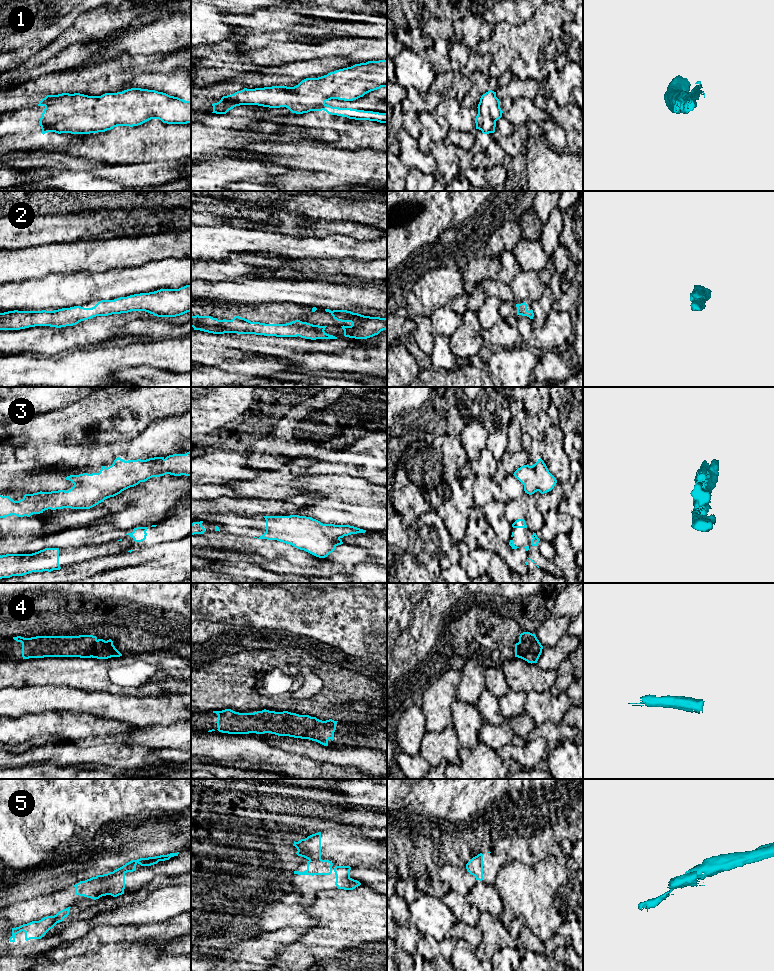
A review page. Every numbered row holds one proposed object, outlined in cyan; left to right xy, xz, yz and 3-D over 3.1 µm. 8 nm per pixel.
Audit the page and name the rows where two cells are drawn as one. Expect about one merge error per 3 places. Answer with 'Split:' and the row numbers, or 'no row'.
Split: 3, 5

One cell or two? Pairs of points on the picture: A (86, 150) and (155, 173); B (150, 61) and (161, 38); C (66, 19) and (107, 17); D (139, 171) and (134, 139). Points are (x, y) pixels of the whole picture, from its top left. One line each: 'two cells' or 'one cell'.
A: two cells
B: two cells
C: two cells
D: two cells

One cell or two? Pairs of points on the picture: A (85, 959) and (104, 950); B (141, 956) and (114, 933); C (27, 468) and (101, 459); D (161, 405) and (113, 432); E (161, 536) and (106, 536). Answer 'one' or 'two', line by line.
A: one
B: two
C: two
D: one
E: two

